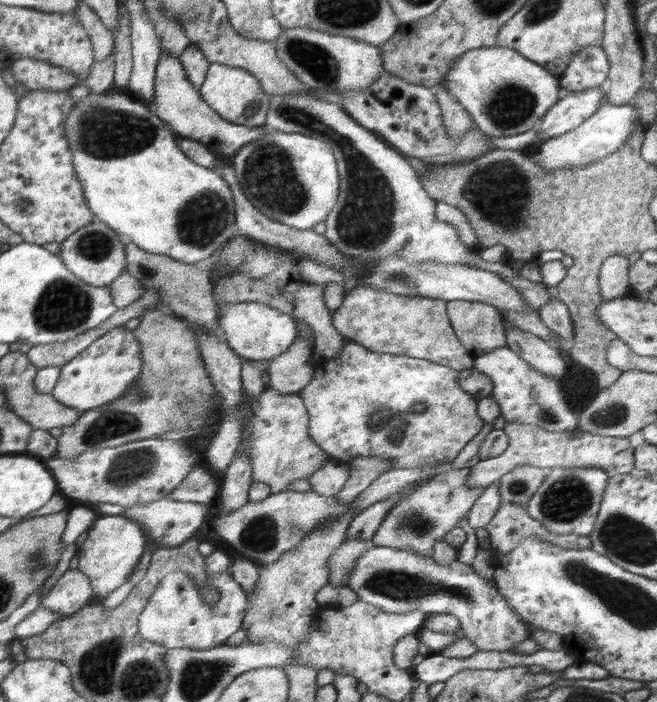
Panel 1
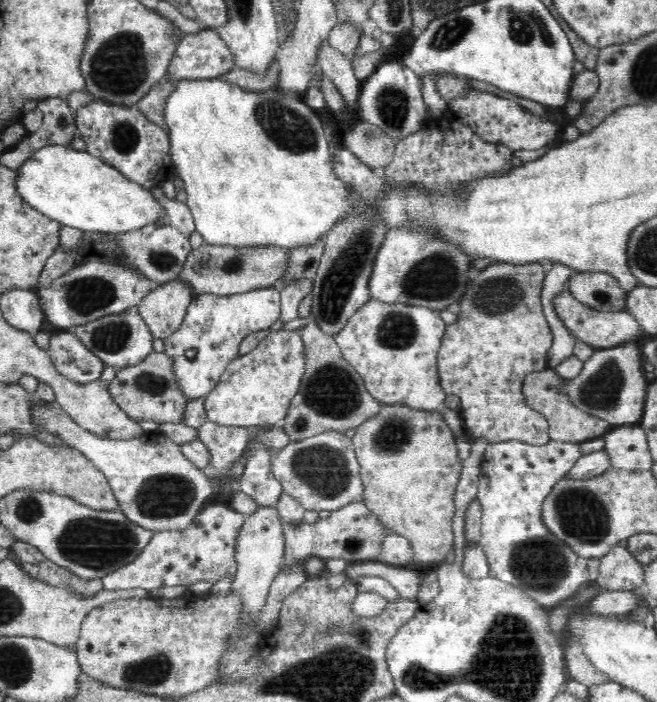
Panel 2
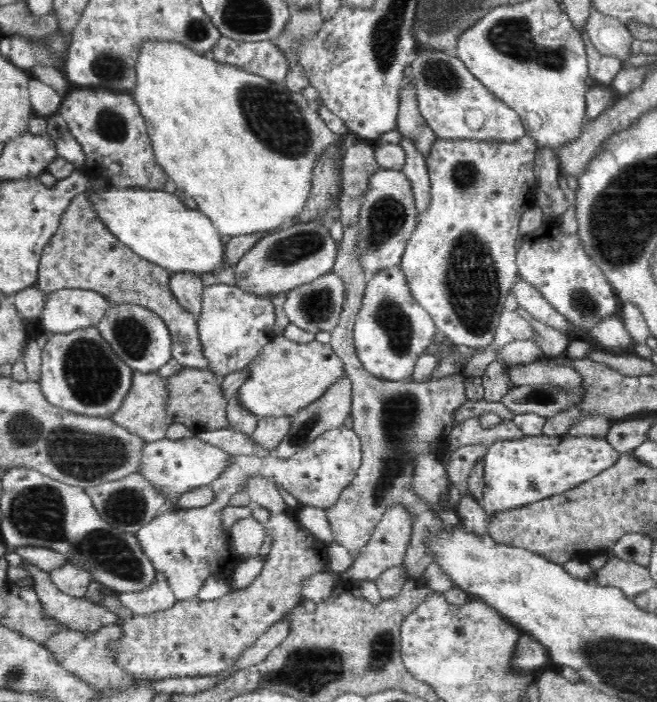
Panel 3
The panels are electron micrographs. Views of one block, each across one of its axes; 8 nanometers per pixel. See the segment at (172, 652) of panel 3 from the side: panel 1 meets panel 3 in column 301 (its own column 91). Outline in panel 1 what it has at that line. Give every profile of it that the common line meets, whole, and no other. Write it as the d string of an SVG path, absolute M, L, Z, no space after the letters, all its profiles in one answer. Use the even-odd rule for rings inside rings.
M101 514L89 528L88 538L78 552L79 571L93 583L94 596L91 604L100 604L113 590L128 582L134 567L139 563L146 546L144 526L122 515Z

